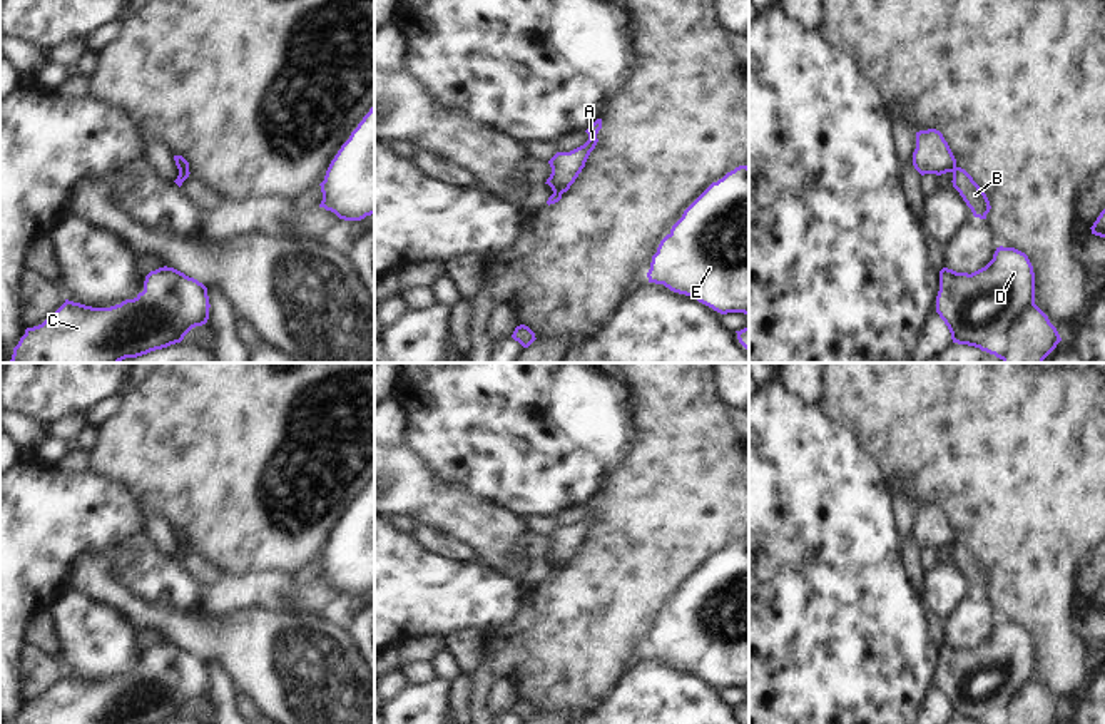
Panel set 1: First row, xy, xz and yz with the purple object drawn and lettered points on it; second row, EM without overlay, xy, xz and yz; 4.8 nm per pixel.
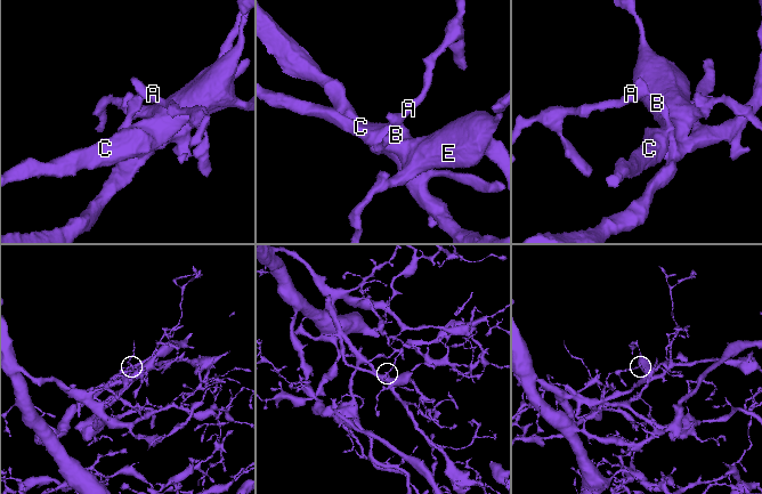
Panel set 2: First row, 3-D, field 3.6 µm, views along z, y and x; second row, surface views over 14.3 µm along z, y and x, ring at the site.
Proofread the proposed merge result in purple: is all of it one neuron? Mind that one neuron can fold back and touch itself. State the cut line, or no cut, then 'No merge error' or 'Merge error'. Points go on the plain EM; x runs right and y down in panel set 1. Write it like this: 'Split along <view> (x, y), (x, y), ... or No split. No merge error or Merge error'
Split along yz (1033, 678), (1010, 701), (1010, 719), (1007, 723). Merge error.

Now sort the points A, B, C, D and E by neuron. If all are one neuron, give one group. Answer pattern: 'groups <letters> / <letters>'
groups A C D E / B

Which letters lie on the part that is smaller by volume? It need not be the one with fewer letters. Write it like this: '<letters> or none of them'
B

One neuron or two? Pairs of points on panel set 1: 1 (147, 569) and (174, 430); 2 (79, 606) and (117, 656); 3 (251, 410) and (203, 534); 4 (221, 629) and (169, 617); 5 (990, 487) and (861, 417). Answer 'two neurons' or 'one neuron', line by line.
1: two neurons
2: one neuron
3: one neuron
4: one neuron
5: one neuron

